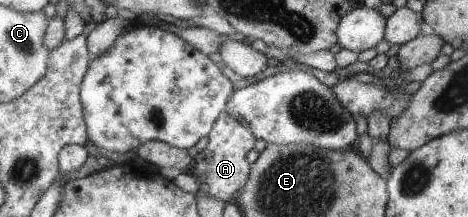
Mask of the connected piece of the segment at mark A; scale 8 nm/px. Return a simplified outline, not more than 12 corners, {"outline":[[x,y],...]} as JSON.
{"outline":[[224,112],[195,153],[198,191],[231,201],[247,185],[257,137]]}

